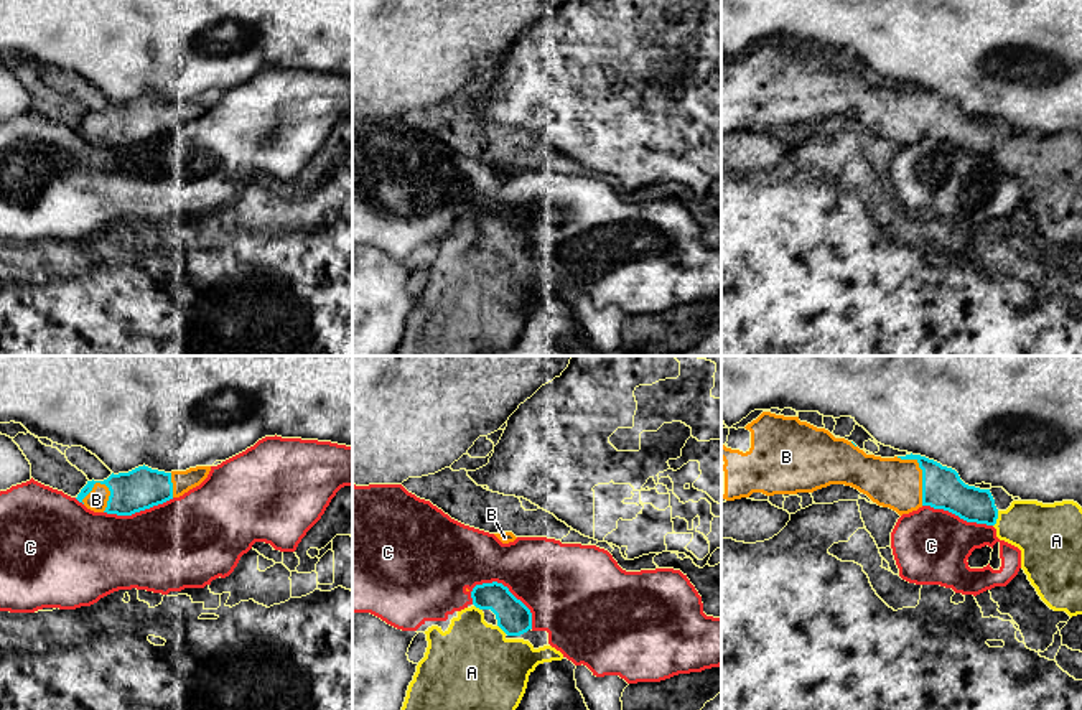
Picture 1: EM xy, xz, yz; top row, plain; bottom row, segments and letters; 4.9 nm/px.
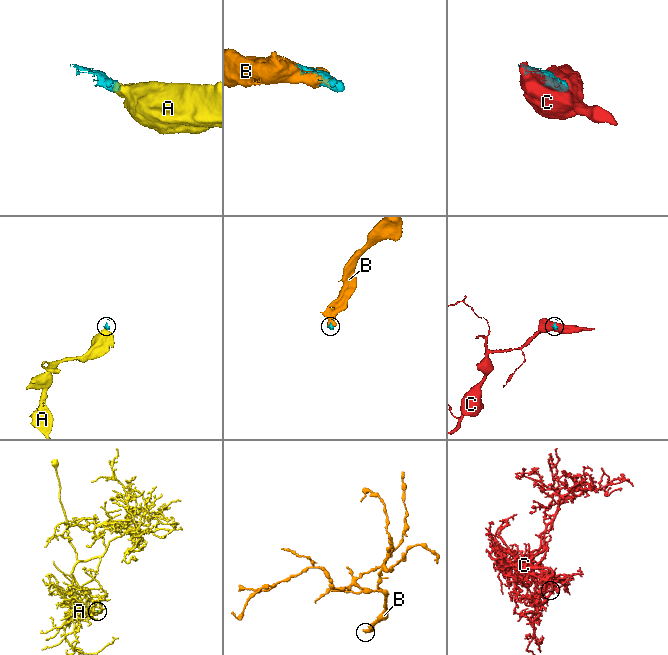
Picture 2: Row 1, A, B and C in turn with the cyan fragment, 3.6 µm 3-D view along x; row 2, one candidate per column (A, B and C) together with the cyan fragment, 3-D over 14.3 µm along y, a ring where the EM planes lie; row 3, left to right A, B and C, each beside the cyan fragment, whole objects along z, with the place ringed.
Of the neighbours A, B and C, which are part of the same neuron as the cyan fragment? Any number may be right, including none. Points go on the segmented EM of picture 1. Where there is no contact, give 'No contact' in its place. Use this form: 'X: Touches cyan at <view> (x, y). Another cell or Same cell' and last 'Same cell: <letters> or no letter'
A: Touches cyan at yz (997, 518). Same cell
B: Touches cyan at yz (923, 473). Same cell
C: Touches cyan at xz (508, 590). Another cell
Same cell: A, B

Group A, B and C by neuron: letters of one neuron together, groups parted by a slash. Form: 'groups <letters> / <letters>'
groups A B / C

